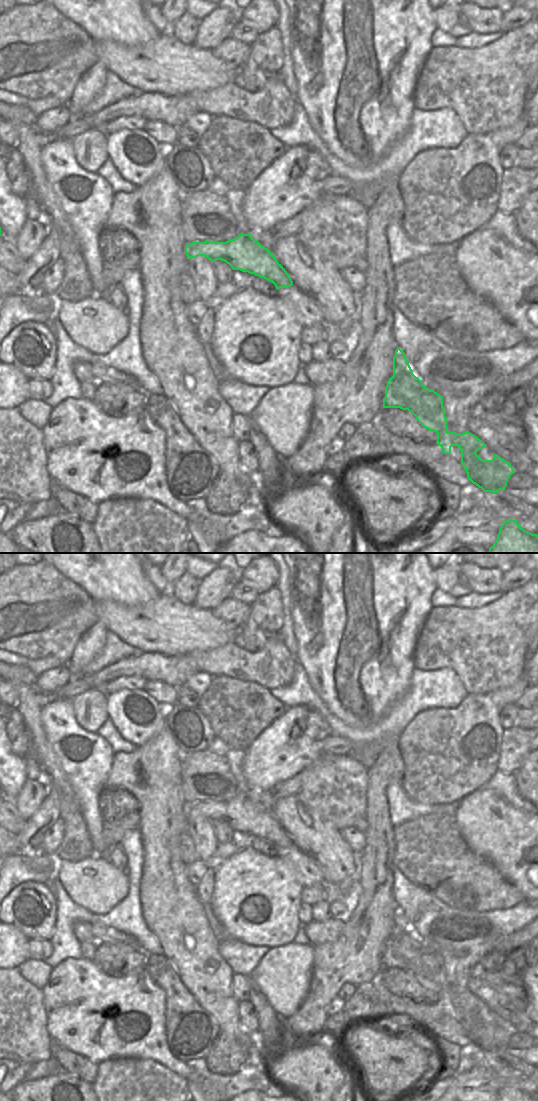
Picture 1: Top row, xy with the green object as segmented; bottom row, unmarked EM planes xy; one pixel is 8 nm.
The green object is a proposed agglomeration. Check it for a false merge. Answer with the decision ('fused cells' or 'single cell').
fused cells

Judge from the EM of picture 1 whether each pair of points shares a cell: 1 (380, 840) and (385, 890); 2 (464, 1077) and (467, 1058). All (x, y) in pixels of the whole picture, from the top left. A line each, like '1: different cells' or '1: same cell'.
1: same cell
2: different cells

